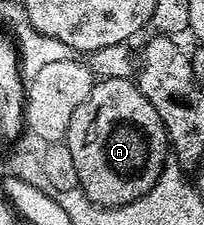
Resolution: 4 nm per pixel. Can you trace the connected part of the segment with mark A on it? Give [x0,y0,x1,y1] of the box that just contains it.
[66,79,170,209]

